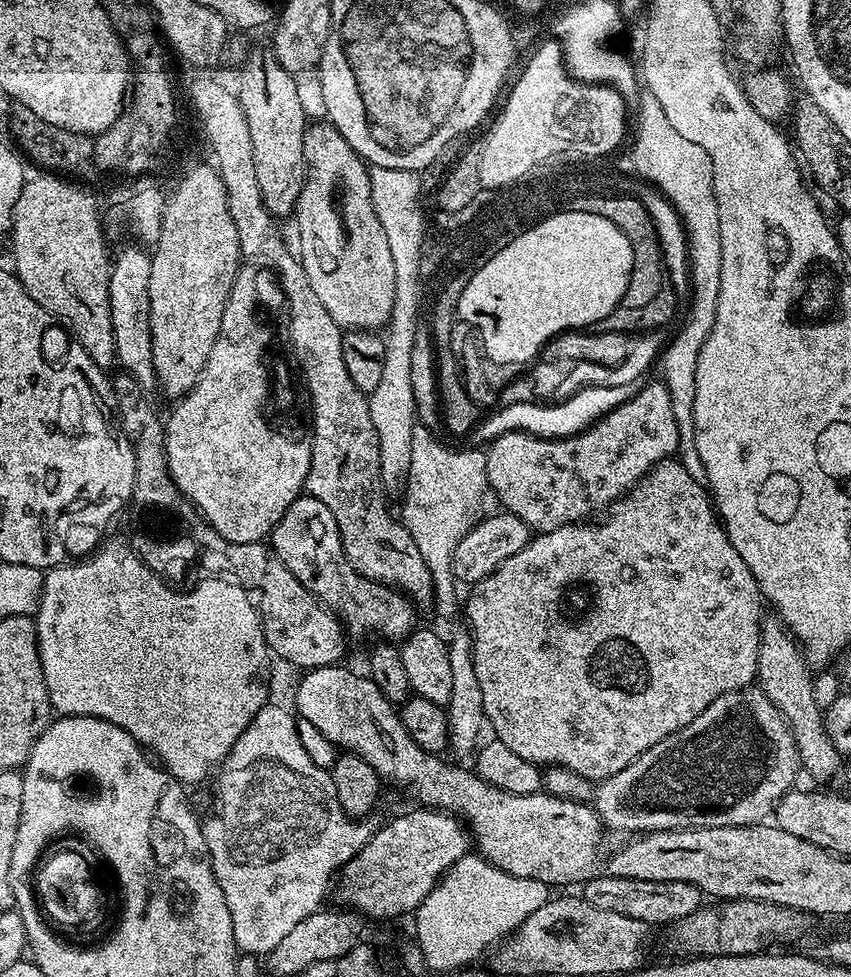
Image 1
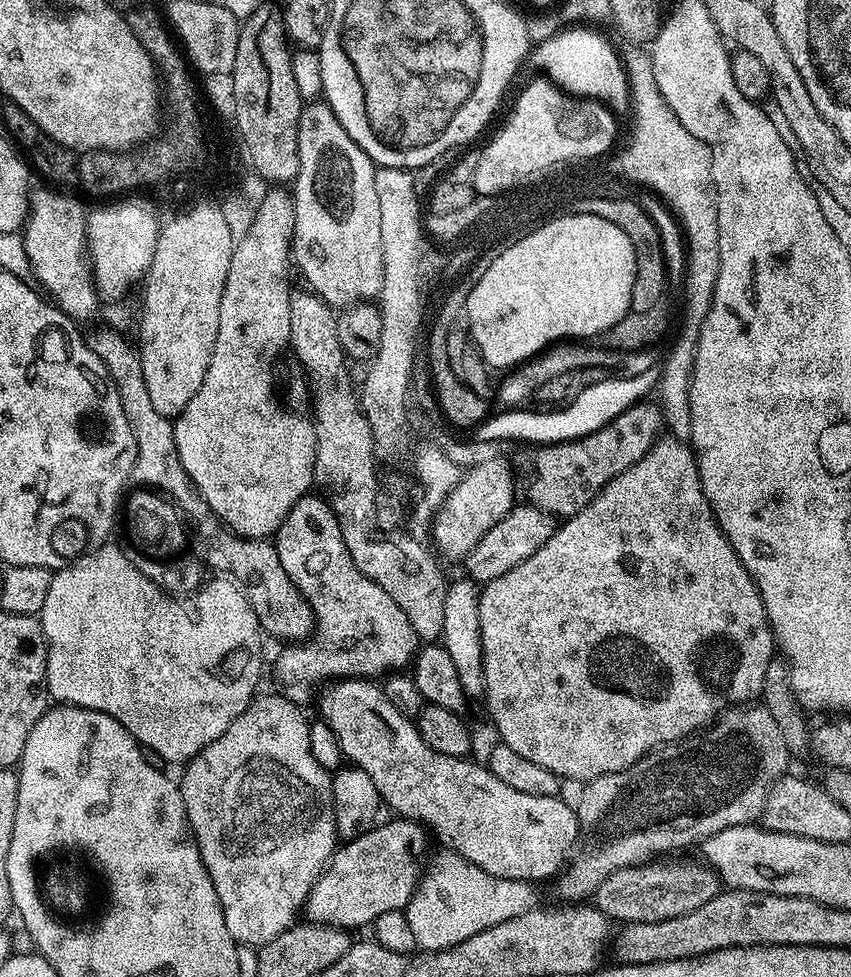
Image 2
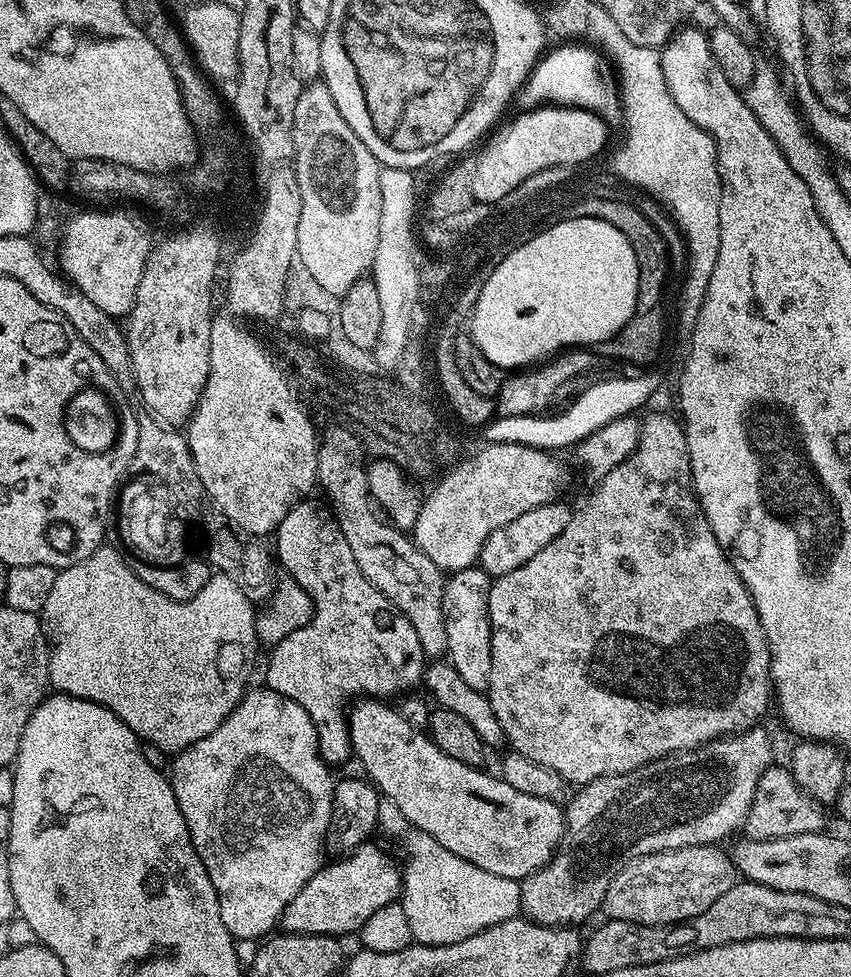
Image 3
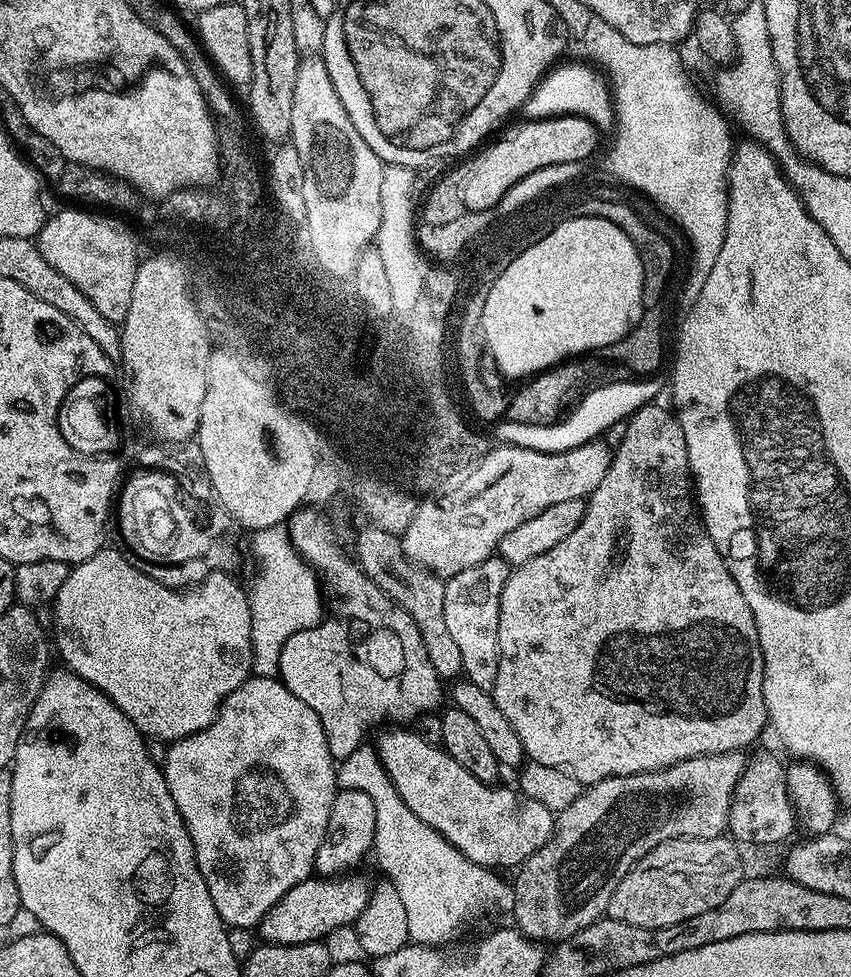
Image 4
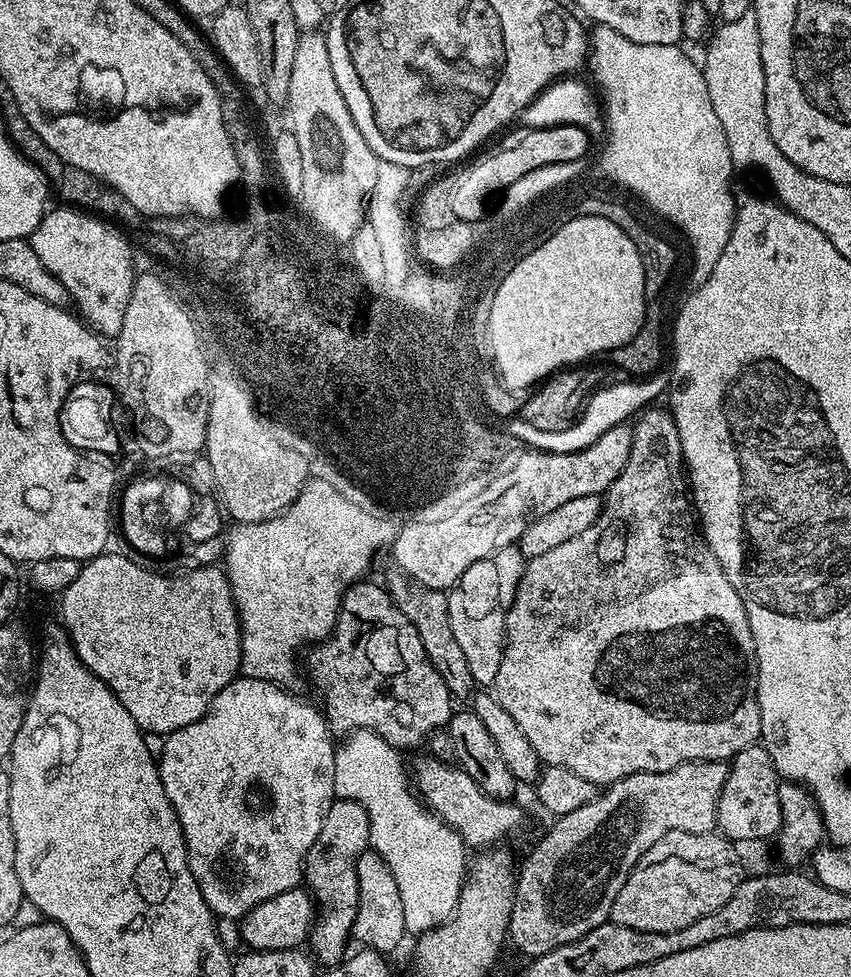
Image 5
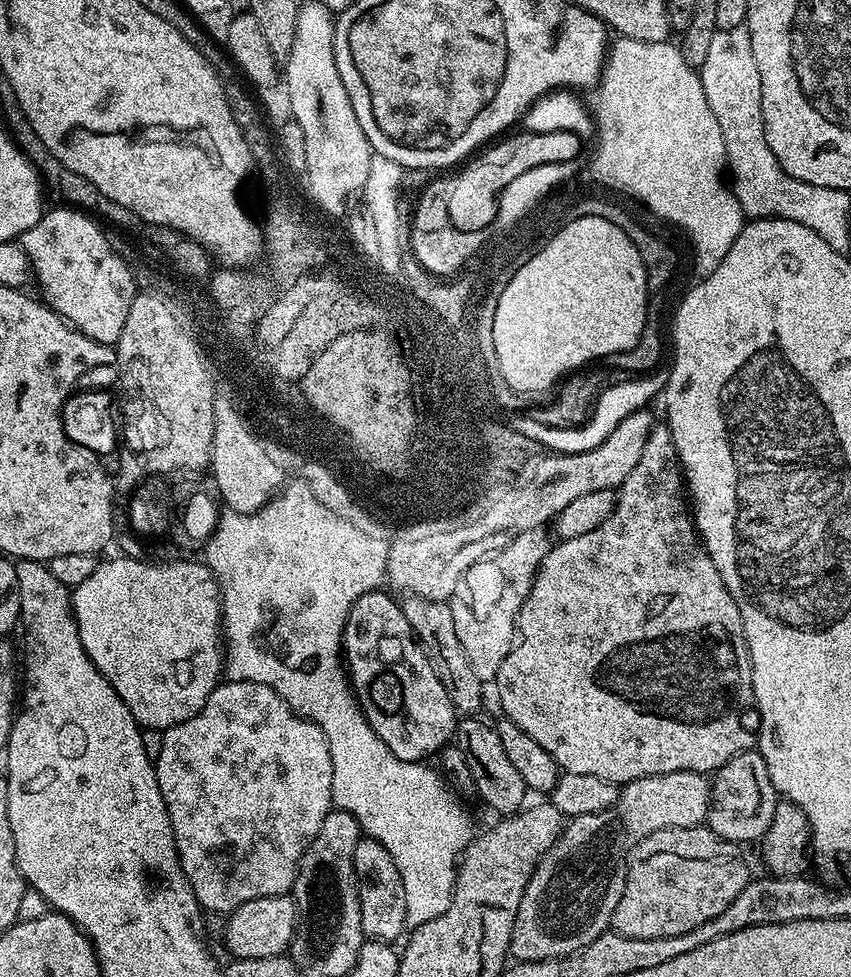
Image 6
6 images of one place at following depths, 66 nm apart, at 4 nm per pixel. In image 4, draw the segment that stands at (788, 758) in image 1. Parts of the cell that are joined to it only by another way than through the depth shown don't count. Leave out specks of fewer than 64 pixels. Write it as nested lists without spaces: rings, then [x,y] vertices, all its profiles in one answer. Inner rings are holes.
[[[743,751],[723,752],[722,754],[710,754],[709,756],[683,760],[677,764],[671,764],[668,768],[659,768],[656,772],[639,772],[629,776],[606,778],[602,782],[585,787],[584,792],[578,798],[574,798],[574,802],[570,802],[570,806],[566,806],[566,810],[562,810],[555,817],[552,837],[526,863],[515,869],[514,876],[516,876],[516,880],[514,879],[512,884],[514,906],[510,913],[511,919],[516,919],[513,920],[515,927],[520,929],[523,936],[541,942],[549,942],[548,940],[559,942],[570,938],[574,934],[578,934],[578,930],[586,930],[586,926],[590,926],[607,913],[610,898],[614,894],[618,882],[622,882],[622,878],[626,878],[626,874],[636,865],[637,860],[643,858],[647,852],[654,850],[662,842],[681,840],[682,838],[714,838],[715,836],[725,835],[730,806],[732,805],[732,795],[742,778],[745,763],[746,756]]]

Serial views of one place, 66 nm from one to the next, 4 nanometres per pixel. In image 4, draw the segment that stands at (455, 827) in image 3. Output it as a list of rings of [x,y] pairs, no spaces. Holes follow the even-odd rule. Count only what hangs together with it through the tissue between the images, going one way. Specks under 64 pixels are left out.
[[[392,726],[374,741],[376,753],[402,802],[450,842],[470,862],[483,868],[515,870],[552,837],[554,813],[525,792],[487,784],[458,766],[443,747],[422,739],[419,731]]]

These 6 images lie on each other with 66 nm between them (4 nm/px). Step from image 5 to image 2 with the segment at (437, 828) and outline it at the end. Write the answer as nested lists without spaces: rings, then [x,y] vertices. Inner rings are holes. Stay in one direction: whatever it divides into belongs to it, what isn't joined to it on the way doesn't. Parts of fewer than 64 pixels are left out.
[[[440,850],[432,860],[432,865],[423,869],[420,882],[416,886],[416,893],[410,898],[406,915],[410,922],[410,931],[416,939],[417,949],[426,952],[442,952],[447,948],[458,946],[468,938],[489,928],[498,926],[498,922],[506,922],[506,918],[514,918],[523,912],[529,912],[534,907],[532,900],[533,885],[527,880],[507,880],[494,878],[494,874],[486,874],[474,862],[462,858],[451,850]]]

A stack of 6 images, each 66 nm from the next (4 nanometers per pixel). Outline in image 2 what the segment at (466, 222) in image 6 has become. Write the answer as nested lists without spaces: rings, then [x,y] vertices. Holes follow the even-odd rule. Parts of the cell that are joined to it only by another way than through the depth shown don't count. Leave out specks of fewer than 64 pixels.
[[[547,78],[532,80],[521,90],[504,126],[498,129],[493,134],[492,141],[479,151],[478,166],[474,166],[476,185],[482,192],[495,192],[508,184],[519,184],[524,176],[544,167],[545,164],[552,164],[552,161],[569,161],[572,156],[590,158],[609,151],[617,143],[616,120],[614,113],[599,100],[588,100],[585,96],[569,96]]]

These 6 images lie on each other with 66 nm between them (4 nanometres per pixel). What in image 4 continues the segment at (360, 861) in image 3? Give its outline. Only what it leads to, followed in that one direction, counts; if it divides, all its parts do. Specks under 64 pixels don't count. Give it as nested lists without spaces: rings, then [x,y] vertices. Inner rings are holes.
[[[345,874],[335,878],[309,878],[298,882],[266,914],[260,919],[258,936],[265,944],[281,944],[294,946],[315,940],[323,941],[324,936],[336,932],[339,928],[355,925],[357,918],[366,910],[368,899],[373,890],[371,883],[367,884],[357,874]]]

